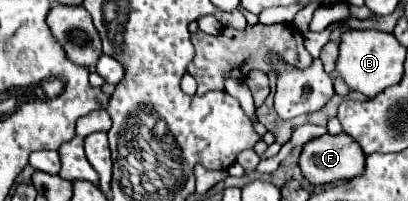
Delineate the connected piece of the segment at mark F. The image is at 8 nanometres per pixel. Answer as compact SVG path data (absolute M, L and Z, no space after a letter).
M340 133L340 135L322 135L322 137L312 139L304 145L298 165L300 165L302 175L312 185L328 185L328 183L354 179L354 177L362 175L362 171L366 167L366 155L358 147L358 143L354 139L350 139L348 135L344 135L344 133Z

